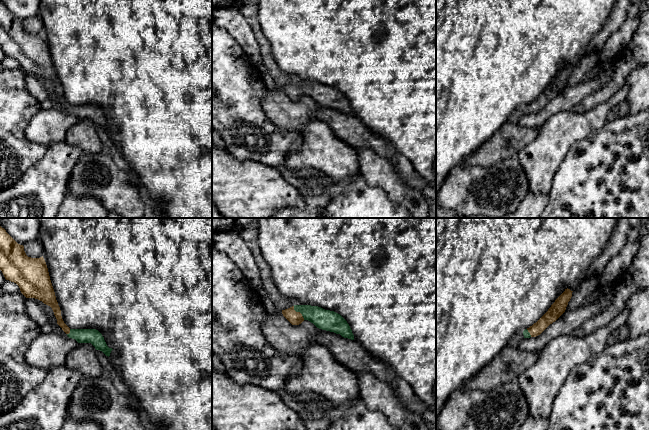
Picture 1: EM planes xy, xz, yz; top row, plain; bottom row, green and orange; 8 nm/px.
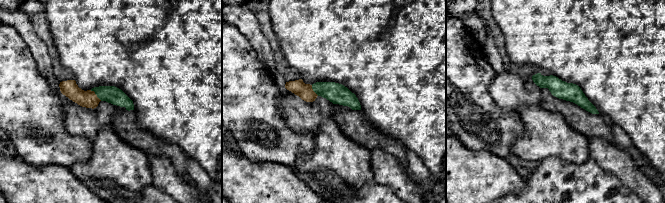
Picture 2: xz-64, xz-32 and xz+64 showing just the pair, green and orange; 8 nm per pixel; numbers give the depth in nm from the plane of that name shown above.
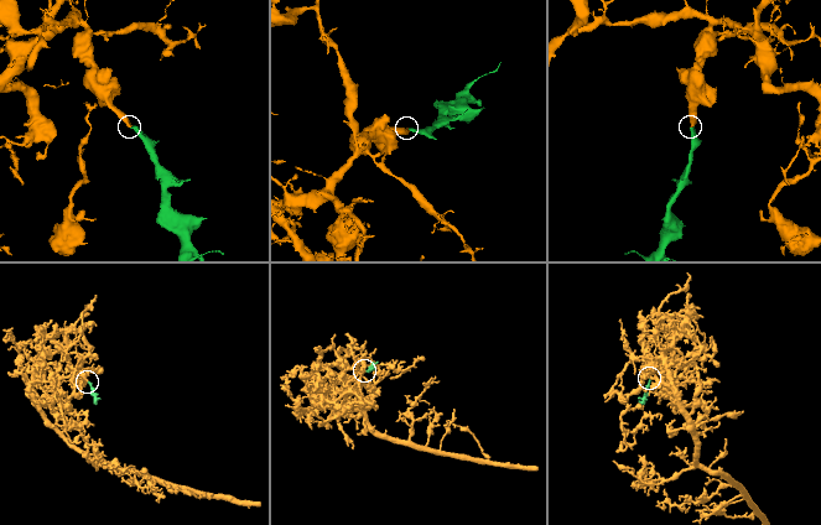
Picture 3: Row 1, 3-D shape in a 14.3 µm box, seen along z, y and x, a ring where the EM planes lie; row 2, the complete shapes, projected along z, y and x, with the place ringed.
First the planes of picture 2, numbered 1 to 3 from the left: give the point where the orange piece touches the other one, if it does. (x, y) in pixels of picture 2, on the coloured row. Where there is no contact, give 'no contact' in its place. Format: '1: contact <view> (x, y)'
1: contact xz-64 (95, 93)
2: contact xz-32 (313, 90)
3: no contact

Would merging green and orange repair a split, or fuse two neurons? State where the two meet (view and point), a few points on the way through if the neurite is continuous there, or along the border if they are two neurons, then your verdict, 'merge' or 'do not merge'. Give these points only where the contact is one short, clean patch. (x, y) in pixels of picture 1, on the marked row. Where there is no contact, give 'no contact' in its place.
contact xz (299, 311); way xz (323, 319), (315, 314), (299, 311), (295, 318); merge

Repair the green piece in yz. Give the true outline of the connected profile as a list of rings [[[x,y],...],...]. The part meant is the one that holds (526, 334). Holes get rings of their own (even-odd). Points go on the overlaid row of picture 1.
[[[568,288],[565,289],[548,311],[536,323],[523,331],[524,338],[540,335],[550,324],[555,322],[565,312],[568,302],[572,297],[572,292]]]

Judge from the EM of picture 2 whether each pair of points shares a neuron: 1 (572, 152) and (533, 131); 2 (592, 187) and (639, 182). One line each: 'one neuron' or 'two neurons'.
1: one neuron
2: two neurons

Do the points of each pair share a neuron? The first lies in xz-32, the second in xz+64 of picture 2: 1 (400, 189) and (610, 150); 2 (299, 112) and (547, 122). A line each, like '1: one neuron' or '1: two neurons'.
1: one neuron
2: two neurons

